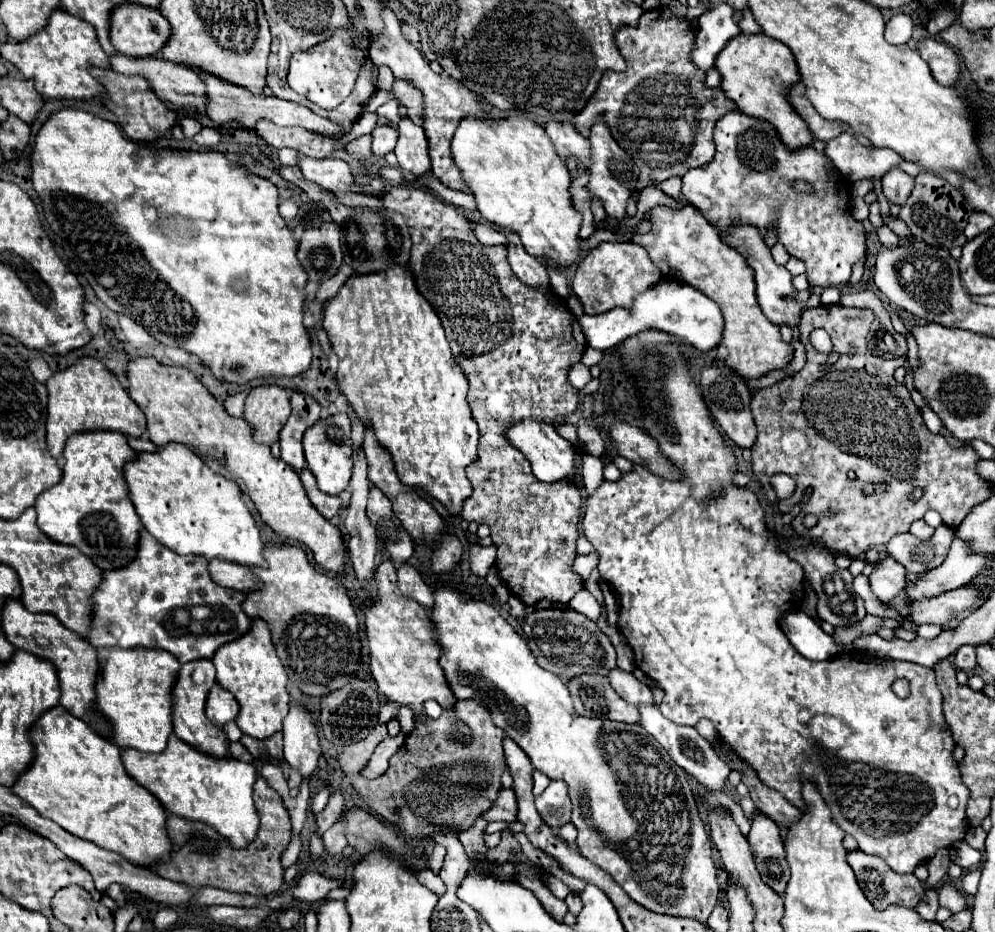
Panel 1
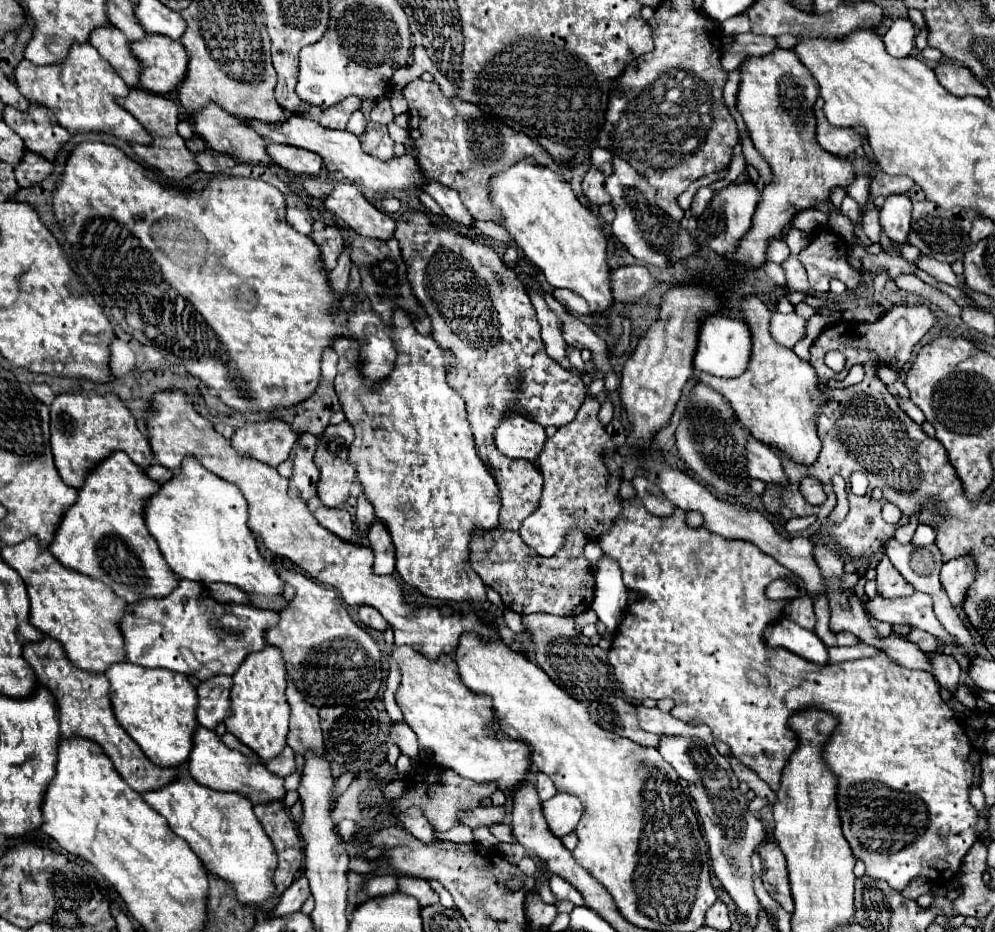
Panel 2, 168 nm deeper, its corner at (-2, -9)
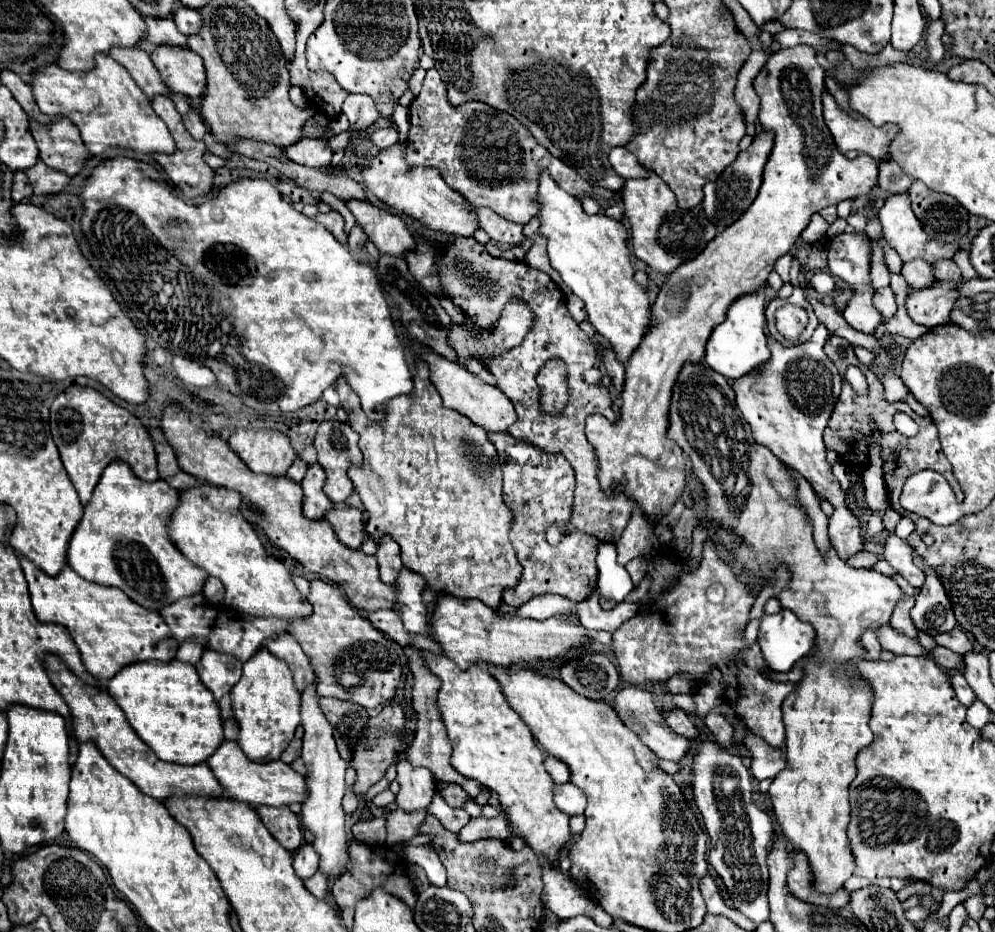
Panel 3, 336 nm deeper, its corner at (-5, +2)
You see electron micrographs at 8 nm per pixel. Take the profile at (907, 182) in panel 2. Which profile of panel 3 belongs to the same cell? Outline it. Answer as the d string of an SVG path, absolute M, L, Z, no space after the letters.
M886 157L880 161L880 173L878 173L878 187L884 193L896 195L896 193L906 193L908 187L912 185L912 177L908 177L894 159Z

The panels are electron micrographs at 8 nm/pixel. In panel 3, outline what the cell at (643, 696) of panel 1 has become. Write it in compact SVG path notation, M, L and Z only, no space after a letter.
M676 709L676 711L670 711L670 713L664 713L664 719L666 719L666 723L668 723L668 727L672 727L672 731L676 731L678 735L682 735L682 737L686 737L686 739L698 739L698 737L702 737L702 729L700 727L696 727L692 721L690 721L690 717L684 713L684 711L680 711L680 709Z

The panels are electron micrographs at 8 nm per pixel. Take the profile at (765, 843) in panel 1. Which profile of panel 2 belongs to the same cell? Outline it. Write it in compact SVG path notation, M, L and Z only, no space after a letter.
M765 840L759 848L759 856L763 860L763 884L765 890L791 914L793 912L793 898L789 894L789 878L783 852L771 840Z

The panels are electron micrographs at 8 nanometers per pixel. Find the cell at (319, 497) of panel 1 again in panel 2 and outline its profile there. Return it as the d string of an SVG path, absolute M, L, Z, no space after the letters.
M319 506L313 516L317 518L317 522L331 530L333 534L337 534L343 540L351 540L353 536L353 520L351 514L345 508L327 508L327 506Z

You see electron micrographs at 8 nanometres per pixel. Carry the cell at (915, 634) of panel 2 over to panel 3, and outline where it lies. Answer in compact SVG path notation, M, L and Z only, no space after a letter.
M956 627L954 631L950 631L948 635L938 635L938 637L934 637L934 641L936 641L938 645L954 651L954 653L960 653L960 655L966 655L966 653L970 653L970 651L974 649L972 641L966 637L966 633L964 633L960 627Z

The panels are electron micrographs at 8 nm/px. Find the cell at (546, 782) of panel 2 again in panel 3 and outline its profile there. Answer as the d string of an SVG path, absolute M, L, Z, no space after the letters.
M548 755L546 761L544 761L544 765L546 765L546 771L550 773L550 777L554 779L556 785L558 783L566 783L570 779L570 769L568 769L568 765L564 761Z

